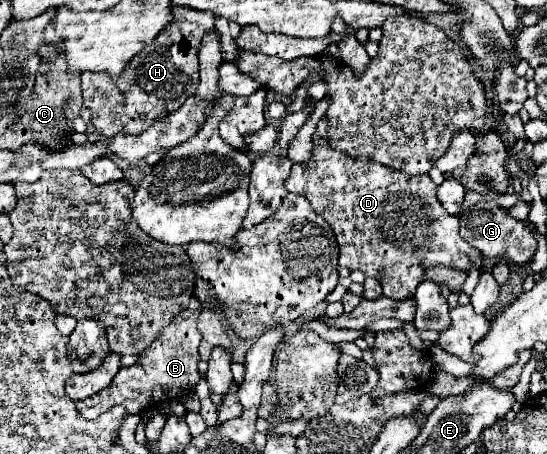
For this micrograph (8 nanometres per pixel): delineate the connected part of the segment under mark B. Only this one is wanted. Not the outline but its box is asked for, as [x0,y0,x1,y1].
[76,298,202,420]

